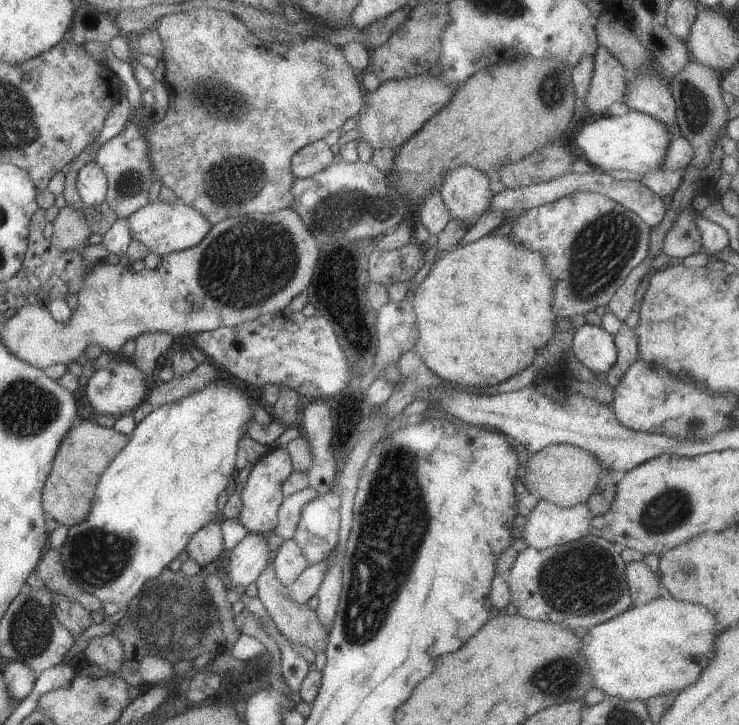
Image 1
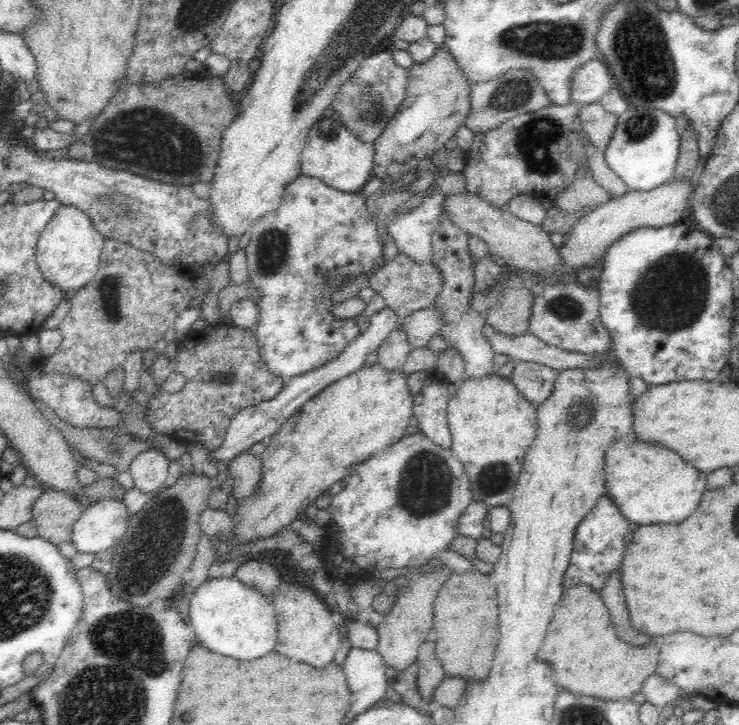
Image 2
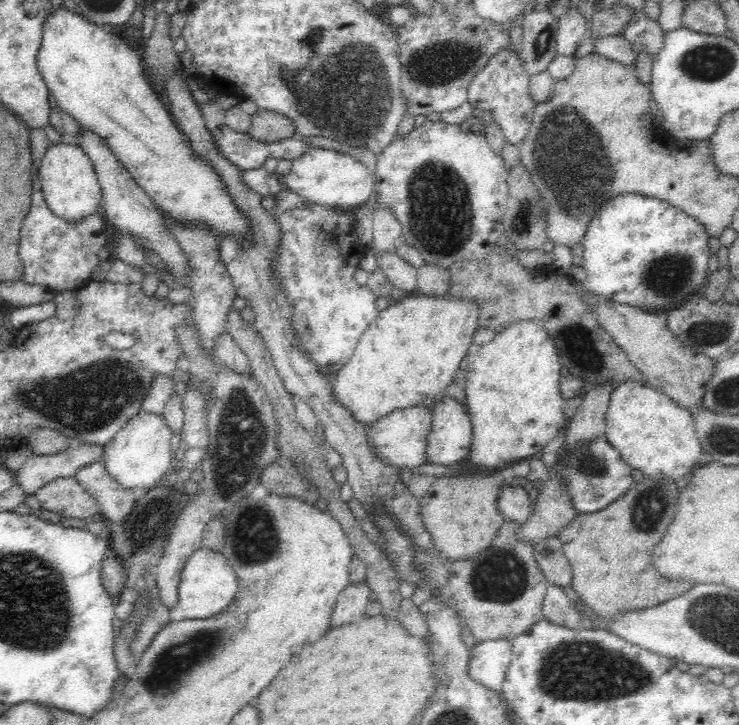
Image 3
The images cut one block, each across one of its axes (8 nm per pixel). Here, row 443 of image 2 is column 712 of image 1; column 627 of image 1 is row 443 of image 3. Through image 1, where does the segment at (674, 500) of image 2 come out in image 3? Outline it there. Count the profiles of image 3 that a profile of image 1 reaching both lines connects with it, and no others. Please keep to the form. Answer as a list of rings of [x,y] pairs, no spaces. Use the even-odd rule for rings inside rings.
[[[622,382],[611,392],[608,412],[605,416],[605,436],[610,446],[618,451],[623,461],[633,469],[640,470],[643,476],[670,477],[674,481],[691,474],[698,466],[701,444],[697,439],[695,422],[688,409],[682,408],[676,401],[662,391],[639,382]]]

